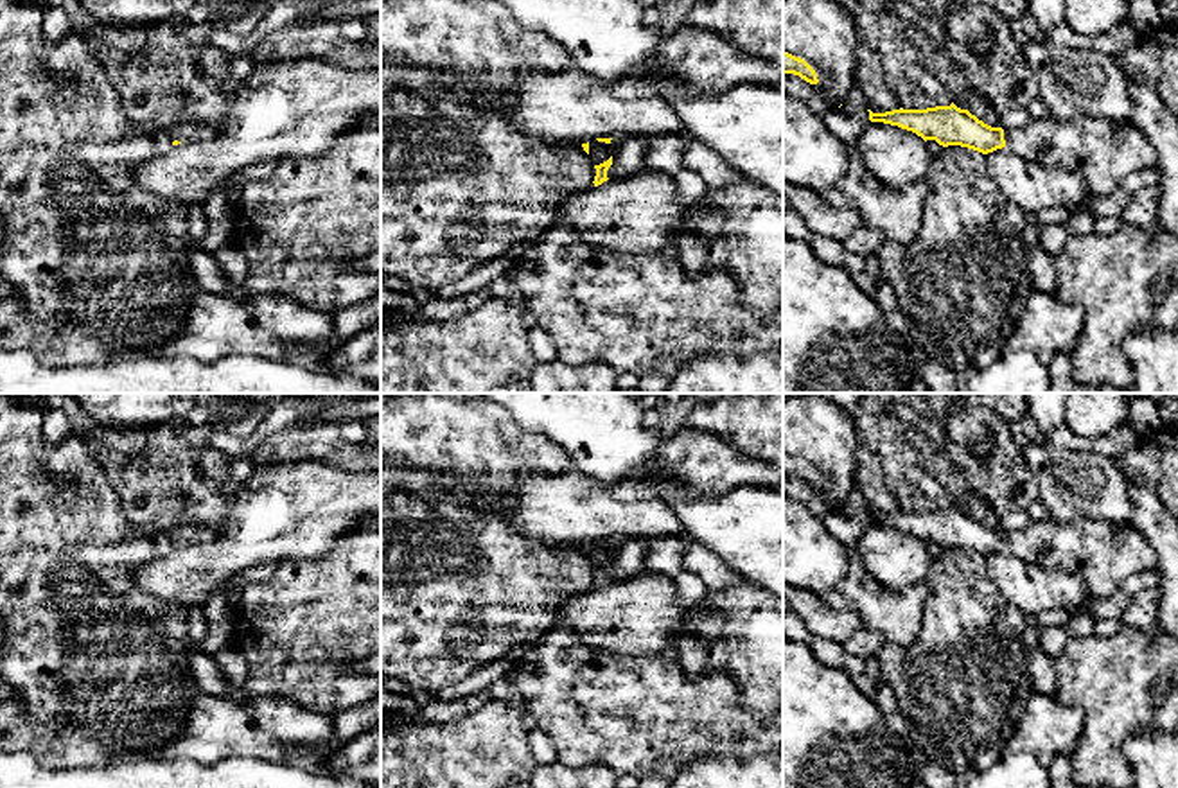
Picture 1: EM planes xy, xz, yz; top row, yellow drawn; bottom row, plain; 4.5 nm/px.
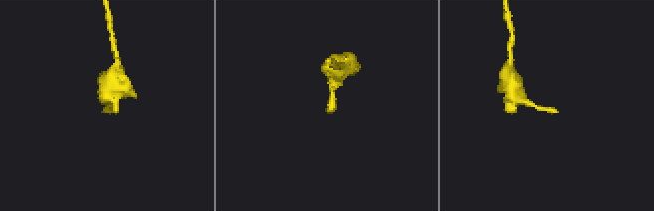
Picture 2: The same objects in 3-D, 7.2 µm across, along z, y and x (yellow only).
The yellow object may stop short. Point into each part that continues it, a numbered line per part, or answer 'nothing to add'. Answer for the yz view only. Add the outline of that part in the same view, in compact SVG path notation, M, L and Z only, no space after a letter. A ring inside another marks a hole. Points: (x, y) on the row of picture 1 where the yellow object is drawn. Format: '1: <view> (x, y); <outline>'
1: yz (1103, 153); M1045 117L1031 120L1022 129L1004 129L1006 147L1015 154L1033 160L1049 169L1077 172L1090 196L1112 194L1131 172L1156 167L1155 149L1135 124L1112 122L1106 117L1058 118Z

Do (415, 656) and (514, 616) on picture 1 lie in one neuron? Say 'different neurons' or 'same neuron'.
same neuron

